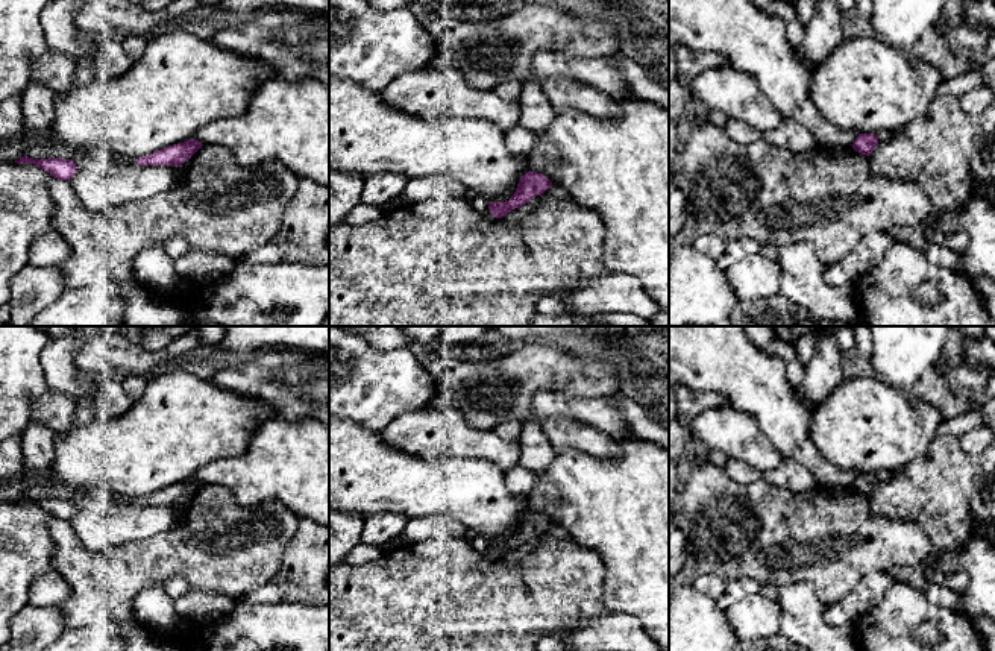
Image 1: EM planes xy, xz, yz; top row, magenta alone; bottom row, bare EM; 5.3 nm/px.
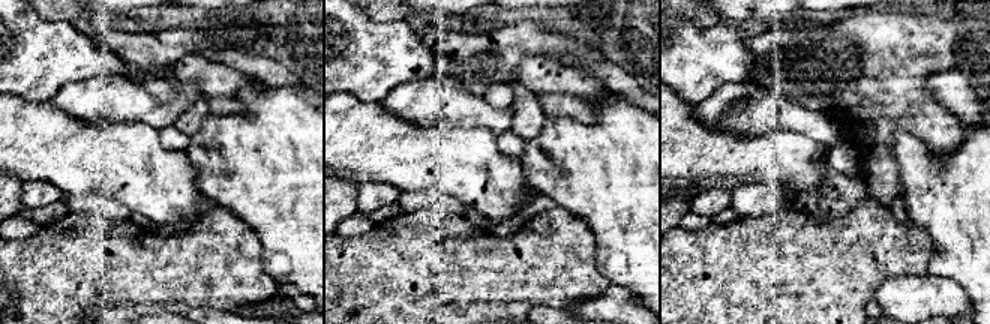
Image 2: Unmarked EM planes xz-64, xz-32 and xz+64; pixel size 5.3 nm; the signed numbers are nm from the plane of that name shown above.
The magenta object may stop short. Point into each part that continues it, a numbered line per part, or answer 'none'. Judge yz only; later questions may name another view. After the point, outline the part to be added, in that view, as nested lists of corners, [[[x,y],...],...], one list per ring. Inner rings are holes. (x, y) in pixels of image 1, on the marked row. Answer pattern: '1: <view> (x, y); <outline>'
none

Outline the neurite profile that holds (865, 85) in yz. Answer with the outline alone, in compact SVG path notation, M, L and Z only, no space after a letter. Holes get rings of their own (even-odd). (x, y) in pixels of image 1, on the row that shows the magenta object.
M878 36L846 38L811 71L810 97L821 114L842 131L893 132L928 114L943 80L931 64L895 49Z

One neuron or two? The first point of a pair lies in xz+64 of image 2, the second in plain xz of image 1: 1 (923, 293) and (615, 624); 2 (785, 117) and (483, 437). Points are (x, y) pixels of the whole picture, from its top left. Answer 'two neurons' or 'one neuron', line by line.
1: one neuron
2: one neuron

